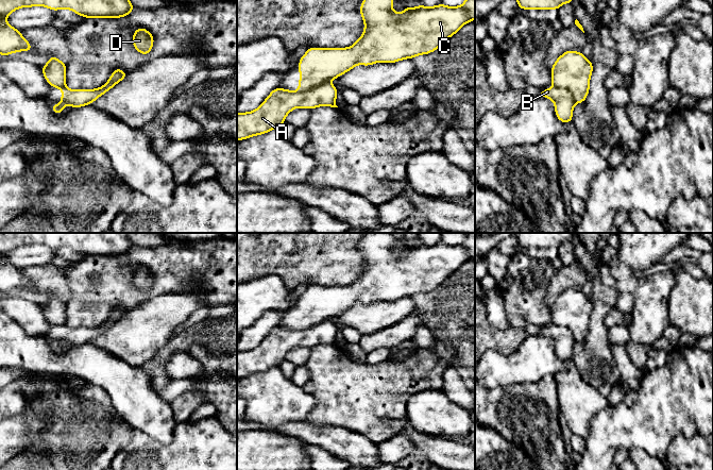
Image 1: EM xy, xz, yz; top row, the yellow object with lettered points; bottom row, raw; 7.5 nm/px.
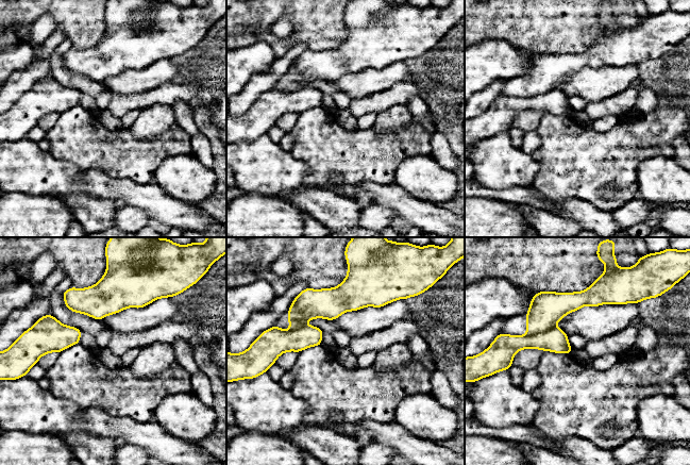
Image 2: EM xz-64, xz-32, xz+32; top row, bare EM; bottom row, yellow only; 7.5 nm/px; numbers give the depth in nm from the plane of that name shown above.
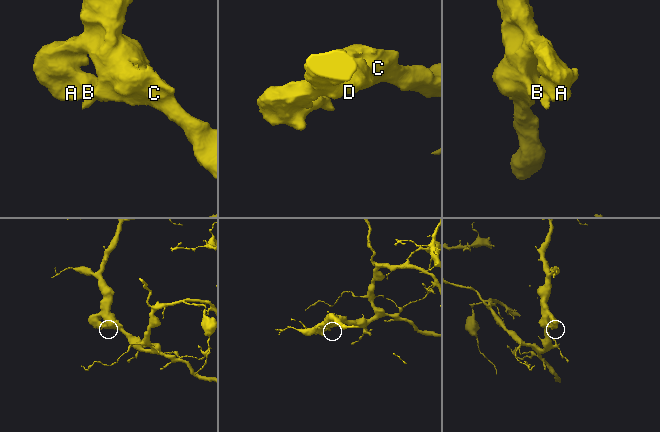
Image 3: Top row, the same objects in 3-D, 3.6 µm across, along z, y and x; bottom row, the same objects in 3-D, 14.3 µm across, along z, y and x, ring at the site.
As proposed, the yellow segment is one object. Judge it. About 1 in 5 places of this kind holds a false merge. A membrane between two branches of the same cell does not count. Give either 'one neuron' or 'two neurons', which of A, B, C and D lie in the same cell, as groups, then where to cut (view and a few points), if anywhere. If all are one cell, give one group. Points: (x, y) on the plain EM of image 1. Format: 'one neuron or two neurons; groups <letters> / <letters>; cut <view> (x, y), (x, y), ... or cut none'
one neuron; groups A B C D; cut none

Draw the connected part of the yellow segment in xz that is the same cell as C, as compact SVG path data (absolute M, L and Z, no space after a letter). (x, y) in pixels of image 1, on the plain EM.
M368 233L360 244L364 268L359 278L347 286L310 285L299 300L300 319L296 330L275 326L254 349L237 351L237 379L248 377L278 367L286 354L294 347L315 347L319 345L338 346L338 328L329 320L350 309L357 303L373 303L378 300L392 302L405 297L428 292L440 286L463 263L475 257L475 233L468 233L462 244L406 246L401 251L392 247L394 240L390 233Z

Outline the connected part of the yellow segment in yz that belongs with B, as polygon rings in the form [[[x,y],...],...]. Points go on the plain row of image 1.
[[[565,289],[551,304],[551,326],[539,334],[555,341],[557,356],[563,362],[573,357],[576,341],[582,341],[589,332],[593,302],[581,290]]]

